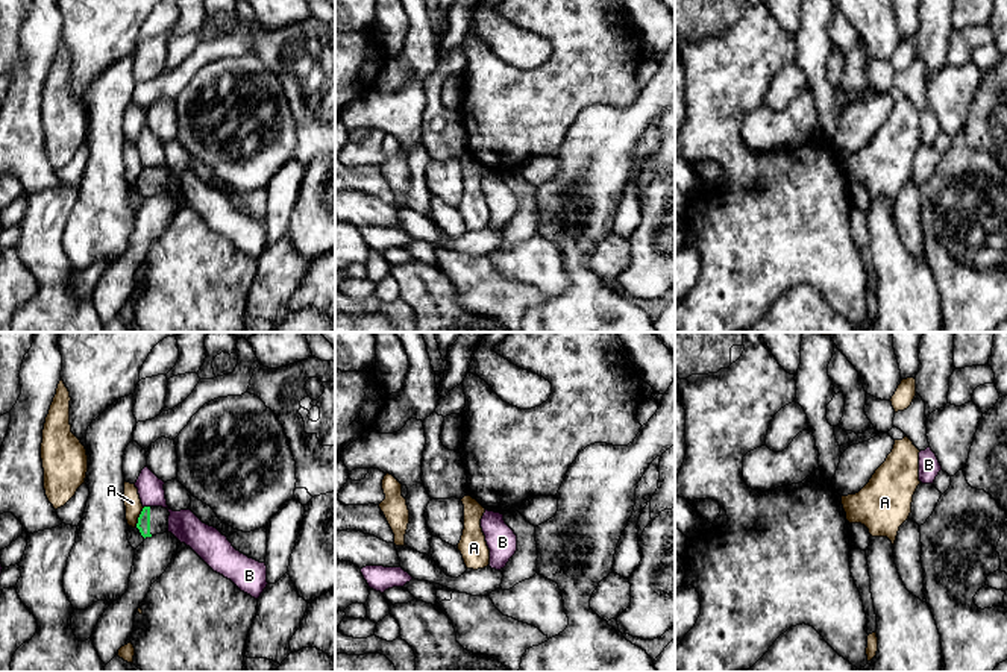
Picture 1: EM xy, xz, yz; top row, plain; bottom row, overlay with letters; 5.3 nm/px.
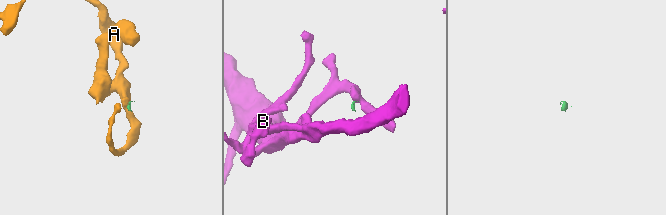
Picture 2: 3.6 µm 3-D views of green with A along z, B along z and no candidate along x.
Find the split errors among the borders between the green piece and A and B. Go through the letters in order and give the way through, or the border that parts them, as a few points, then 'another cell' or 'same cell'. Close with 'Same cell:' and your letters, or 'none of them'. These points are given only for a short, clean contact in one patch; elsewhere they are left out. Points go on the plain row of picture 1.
A: border along xy (144, 167), (135, 187); another cell
B: border along xy (144, 166), (149, 167); another cell
Same cell: none of them

